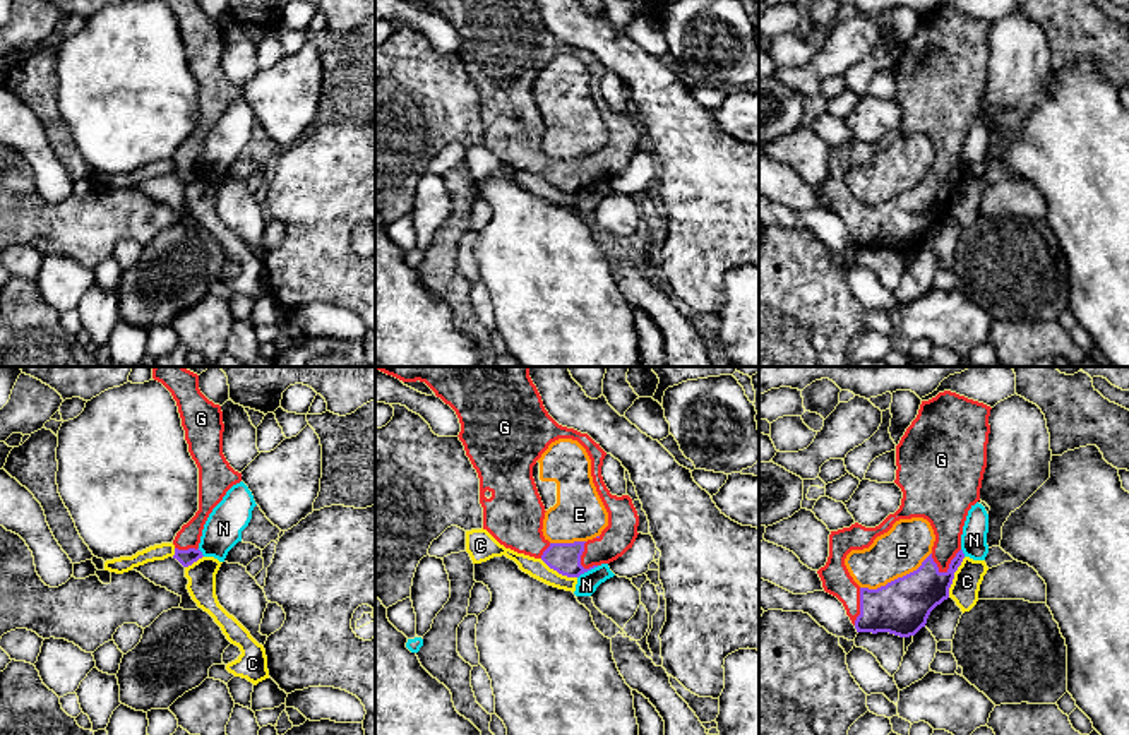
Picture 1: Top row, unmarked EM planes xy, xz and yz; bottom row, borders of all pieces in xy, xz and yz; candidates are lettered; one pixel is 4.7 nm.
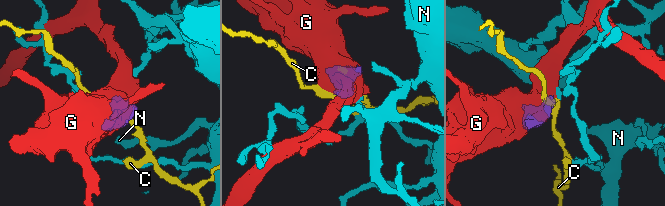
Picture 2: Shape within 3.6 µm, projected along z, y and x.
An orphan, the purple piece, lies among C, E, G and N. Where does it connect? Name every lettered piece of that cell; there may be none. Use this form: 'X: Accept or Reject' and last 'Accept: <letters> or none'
C: Reject
E: Reject
G: Accept
N: Reject
Accept: G

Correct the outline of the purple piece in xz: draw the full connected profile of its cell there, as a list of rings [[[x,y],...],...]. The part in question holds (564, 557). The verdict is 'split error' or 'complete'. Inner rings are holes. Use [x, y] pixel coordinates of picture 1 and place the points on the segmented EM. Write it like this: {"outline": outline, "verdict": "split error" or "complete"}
{"outline": [[[375,367],[403,382],[425,382],[437,397],[449,404],[461,423],[459,440],[480,478],[483,529],[500,545],[517,553],[541,559],[550,569],[567,577],[610,564],[632,548],[639,516],[629,495],[612,495],[601,466],[606,452],[588,433],[559,425],[545,409],[541,396],[529,377],[529,367]],[[559,439],[577,440],[591,459],[591,476],[608,512],[608,526],[598,538],[574,543],[550,543],[543,536],[545,505],[538,493],[533,466]]], "verdict": "split error"}

